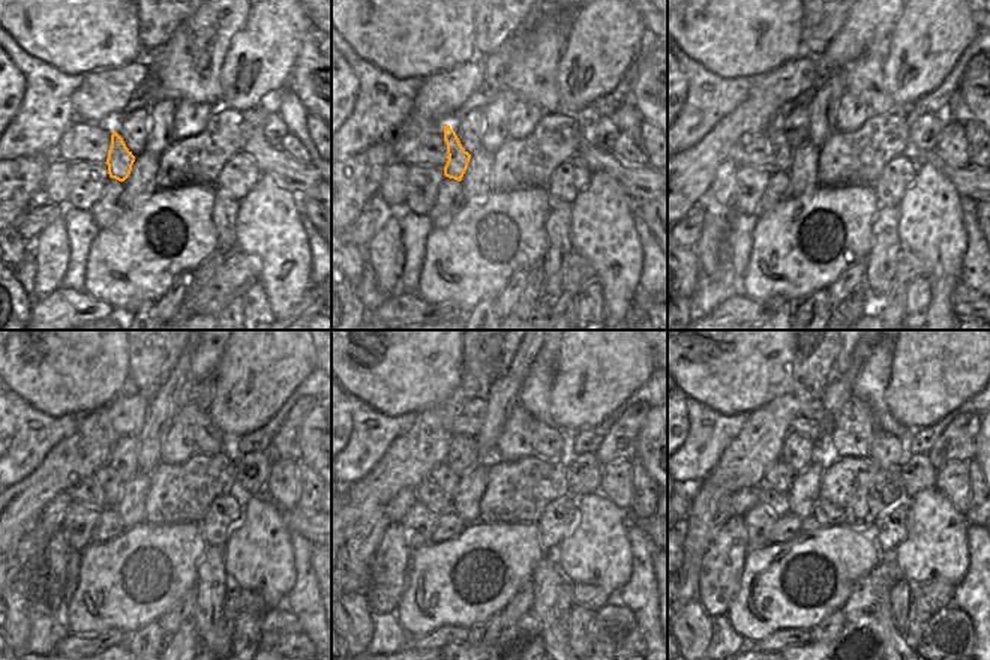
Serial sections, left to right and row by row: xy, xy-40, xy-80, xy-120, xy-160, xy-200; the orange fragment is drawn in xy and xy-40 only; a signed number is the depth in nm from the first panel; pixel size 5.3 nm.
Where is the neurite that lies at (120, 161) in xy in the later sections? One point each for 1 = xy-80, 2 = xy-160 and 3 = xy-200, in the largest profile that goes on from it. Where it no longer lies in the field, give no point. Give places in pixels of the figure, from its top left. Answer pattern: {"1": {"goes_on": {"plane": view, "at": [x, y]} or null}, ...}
{"1": {"goes_on": {"plane": "xy-80", "at": [783, 152]}}, "2": {"goes_on": {"plane": "xy-160", "at": [443, 476]}}, "3": {"goes_on": {"plane": "xy-200", "at": [779, 476]}}}

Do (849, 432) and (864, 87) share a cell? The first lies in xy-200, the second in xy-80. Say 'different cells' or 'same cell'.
different cells

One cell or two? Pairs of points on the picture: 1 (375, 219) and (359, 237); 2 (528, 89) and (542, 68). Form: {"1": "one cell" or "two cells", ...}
{"1": "one cell", "2": "one cell"}

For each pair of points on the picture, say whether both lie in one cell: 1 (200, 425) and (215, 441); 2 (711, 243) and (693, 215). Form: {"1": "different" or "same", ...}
{"1": "same", "2": "different"}

